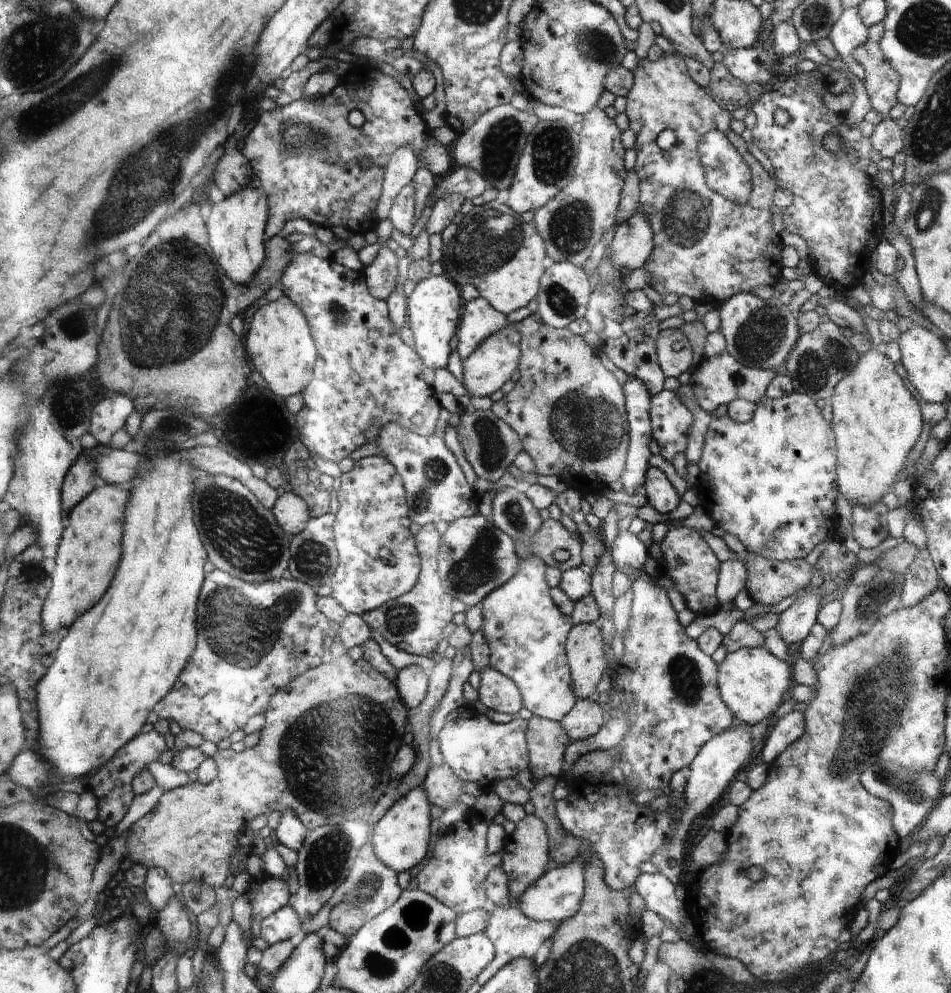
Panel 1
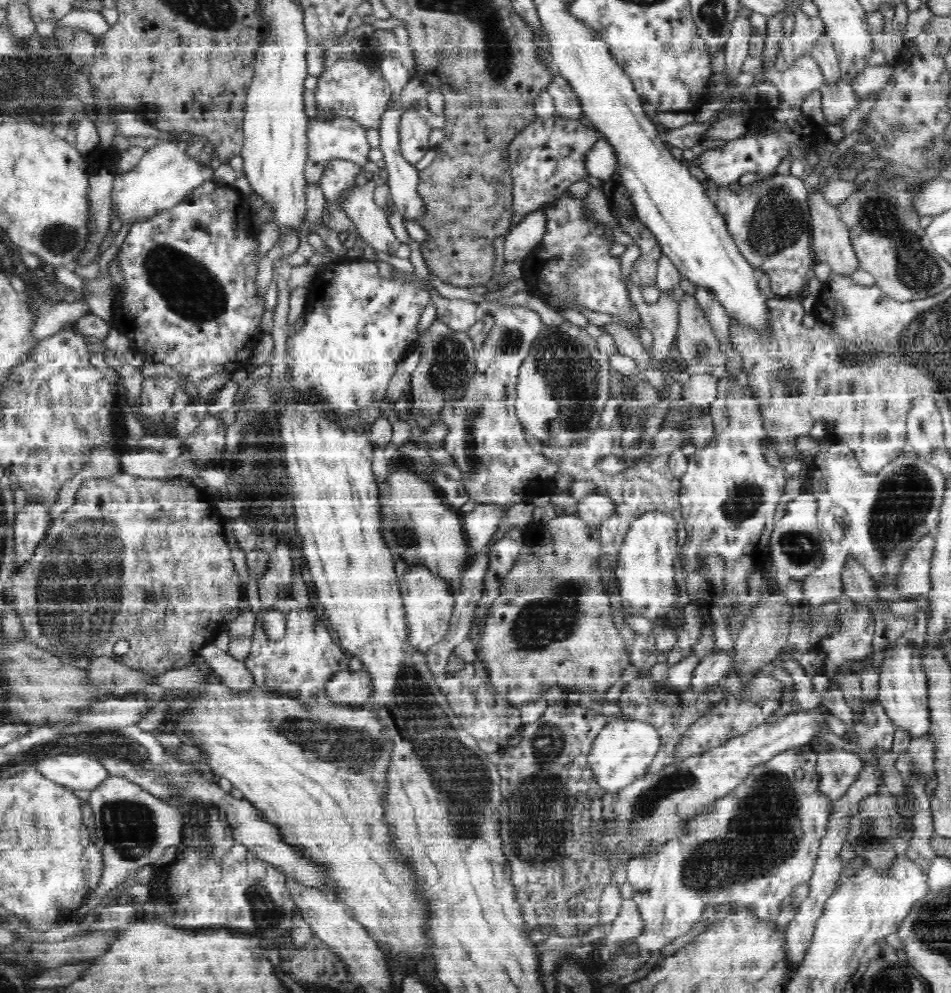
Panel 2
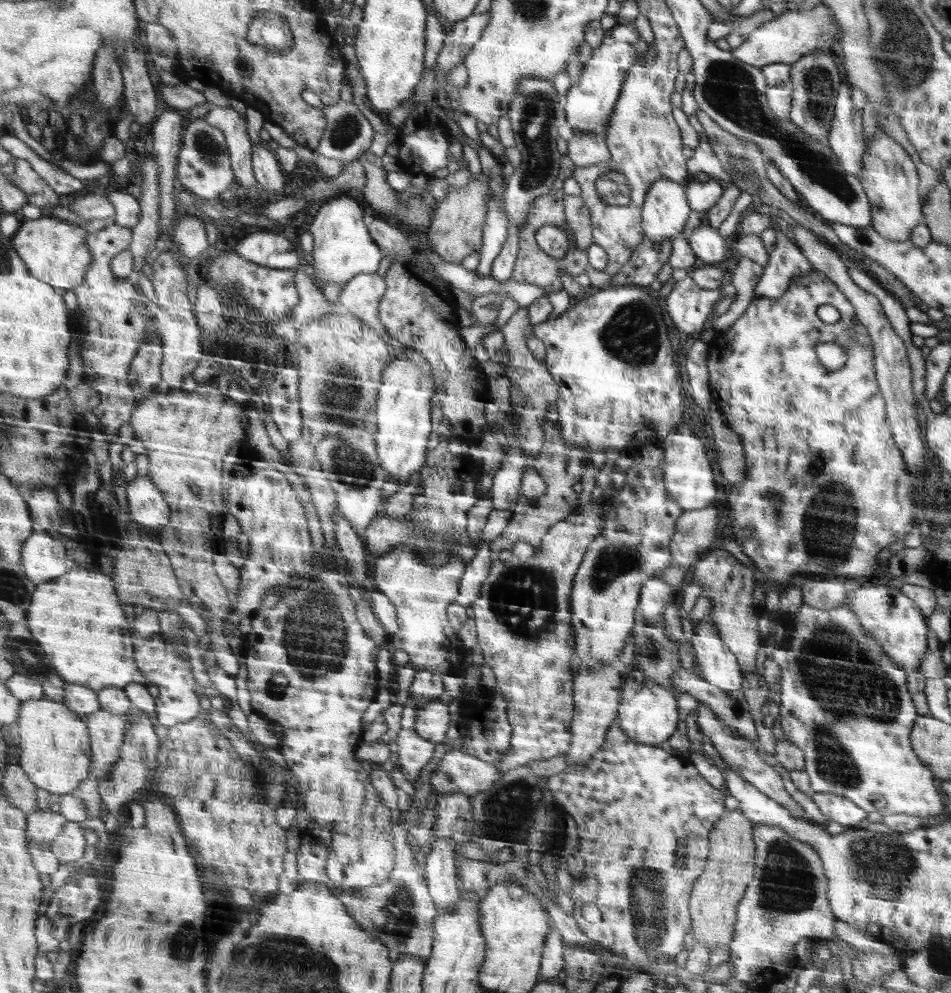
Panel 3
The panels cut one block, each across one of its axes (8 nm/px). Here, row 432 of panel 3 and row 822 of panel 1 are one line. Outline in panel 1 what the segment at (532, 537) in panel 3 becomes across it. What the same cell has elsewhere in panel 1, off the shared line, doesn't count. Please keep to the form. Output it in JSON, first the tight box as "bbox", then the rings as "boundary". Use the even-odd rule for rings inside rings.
{"bbox":[531,778,585,866],"boundary":[[[545,778],[537,782],[537,786],[531,790],[531,802],[535,806],[535,816],[545,820],[545,824],[549,826],[551,854],[553,854],[553,860],[561,866],[561,862],[565,860],[571,862],[571,854],[575,854],[577,848],[585,848],[585,846],[577,836],[569,834],[561,826],[561,820],[557,816],[557,800],[553,798],[553,790],[559,780],[561,778]]]}

